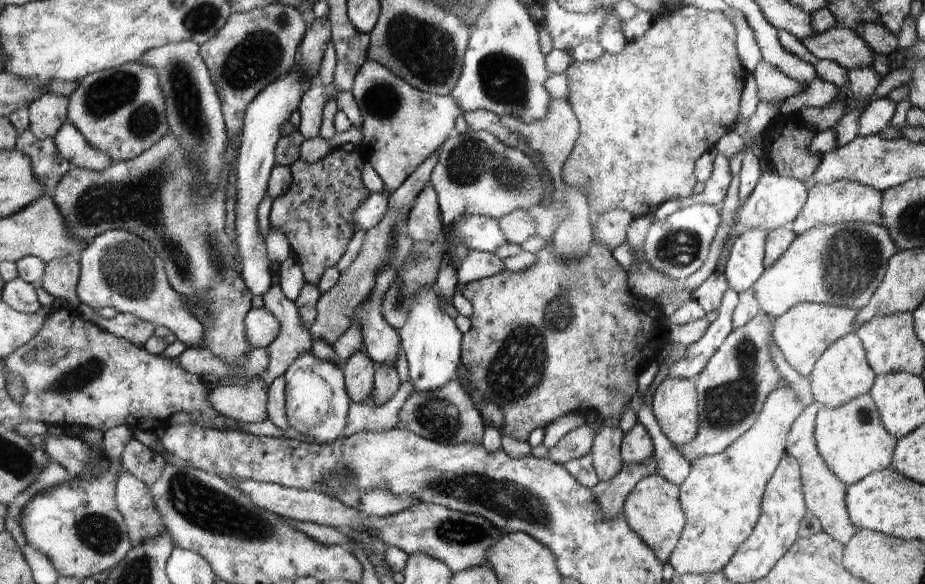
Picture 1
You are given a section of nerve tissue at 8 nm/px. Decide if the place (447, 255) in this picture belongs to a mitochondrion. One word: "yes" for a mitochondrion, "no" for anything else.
no

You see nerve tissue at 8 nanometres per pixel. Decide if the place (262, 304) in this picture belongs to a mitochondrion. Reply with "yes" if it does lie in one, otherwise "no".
no

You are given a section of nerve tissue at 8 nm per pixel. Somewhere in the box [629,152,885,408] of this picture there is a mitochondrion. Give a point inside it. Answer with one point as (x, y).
(678, 248)

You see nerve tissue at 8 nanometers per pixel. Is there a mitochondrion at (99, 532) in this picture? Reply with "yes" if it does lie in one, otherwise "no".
yes

